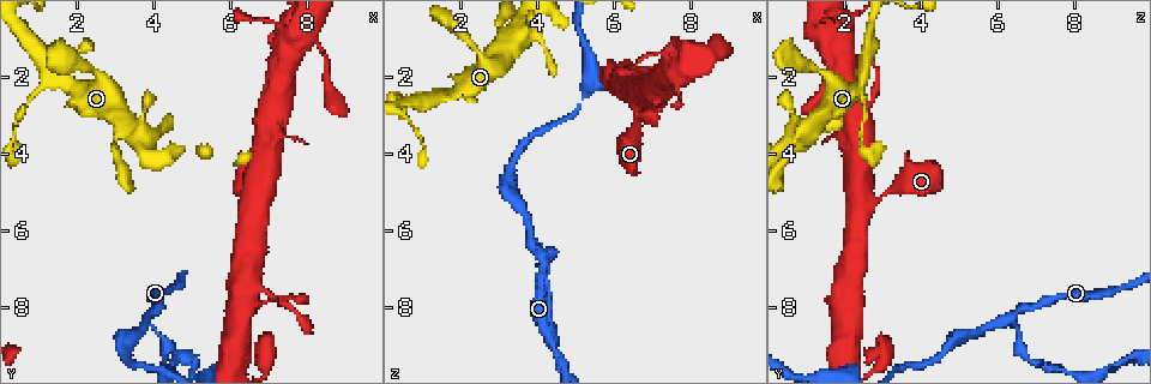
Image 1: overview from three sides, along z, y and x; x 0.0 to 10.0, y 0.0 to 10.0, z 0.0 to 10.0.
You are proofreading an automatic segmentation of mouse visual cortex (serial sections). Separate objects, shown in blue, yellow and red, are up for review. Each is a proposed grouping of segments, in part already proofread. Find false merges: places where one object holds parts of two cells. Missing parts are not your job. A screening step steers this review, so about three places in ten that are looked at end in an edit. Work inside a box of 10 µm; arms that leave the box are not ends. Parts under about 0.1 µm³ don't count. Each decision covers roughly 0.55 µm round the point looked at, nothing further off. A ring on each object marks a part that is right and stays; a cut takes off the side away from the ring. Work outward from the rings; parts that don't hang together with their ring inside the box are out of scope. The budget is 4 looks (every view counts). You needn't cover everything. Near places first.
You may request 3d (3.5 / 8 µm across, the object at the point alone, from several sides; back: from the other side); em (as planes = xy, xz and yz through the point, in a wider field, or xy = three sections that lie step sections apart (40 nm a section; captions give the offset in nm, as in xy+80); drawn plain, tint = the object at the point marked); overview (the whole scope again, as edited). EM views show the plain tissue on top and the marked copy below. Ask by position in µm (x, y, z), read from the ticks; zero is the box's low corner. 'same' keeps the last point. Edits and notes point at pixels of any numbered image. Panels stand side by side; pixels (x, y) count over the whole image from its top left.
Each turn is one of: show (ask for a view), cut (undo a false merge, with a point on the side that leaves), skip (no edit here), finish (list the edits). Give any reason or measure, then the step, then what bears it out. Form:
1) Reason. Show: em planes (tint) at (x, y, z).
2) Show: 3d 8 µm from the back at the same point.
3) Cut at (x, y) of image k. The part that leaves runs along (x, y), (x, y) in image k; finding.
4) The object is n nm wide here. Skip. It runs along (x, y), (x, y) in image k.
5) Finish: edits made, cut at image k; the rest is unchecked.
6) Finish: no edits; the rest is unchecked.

Two arms in line, one across. Show: 3d 3.5 µm at (3.15, 3.45, 0.80).

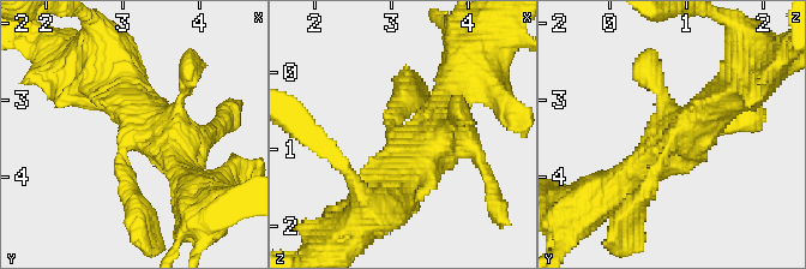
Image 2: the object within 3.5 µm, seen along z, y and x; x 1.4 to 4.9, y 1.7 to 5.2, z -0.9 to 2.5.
Show: em xy step 1 (tint) at (3.20, 3.45, 0.85).

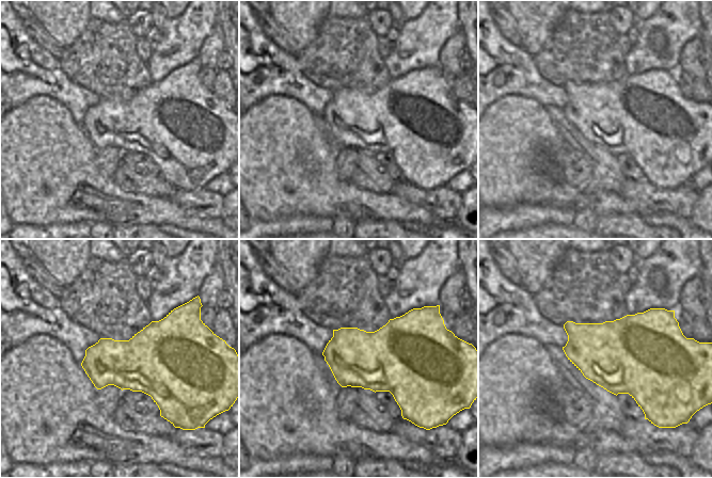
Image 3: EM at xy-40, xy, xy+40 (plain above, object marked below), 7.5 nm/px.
Skip. It runs along (744, 81), (636, 169) in image 2; continuous, no second cell.

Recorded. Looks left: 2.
Show: 3d 3.5 µm at (1.35, 2.05, 2.50).

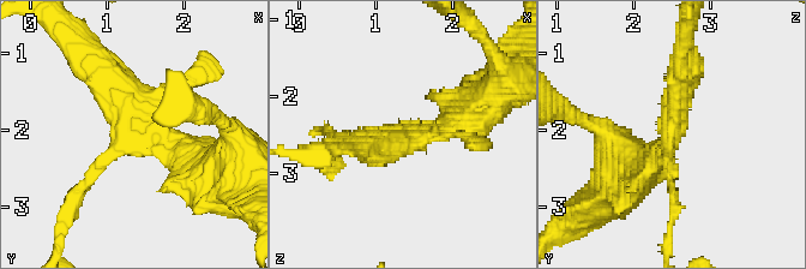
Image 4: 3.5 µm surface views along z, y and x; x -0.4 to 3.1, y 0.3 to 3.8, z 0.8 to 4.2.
Need the tissue. Show: em planes (tint) at (1.40, 2.10, 2.50).

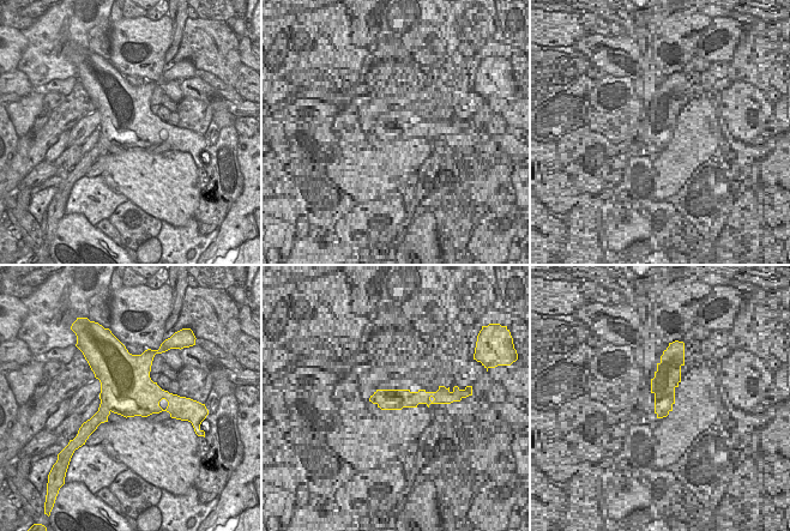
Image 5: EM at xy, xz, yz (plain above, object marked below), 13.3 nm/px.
Skip. All the same cell.

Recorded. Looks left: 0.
Finish: no edits; the rest is unchecked.

